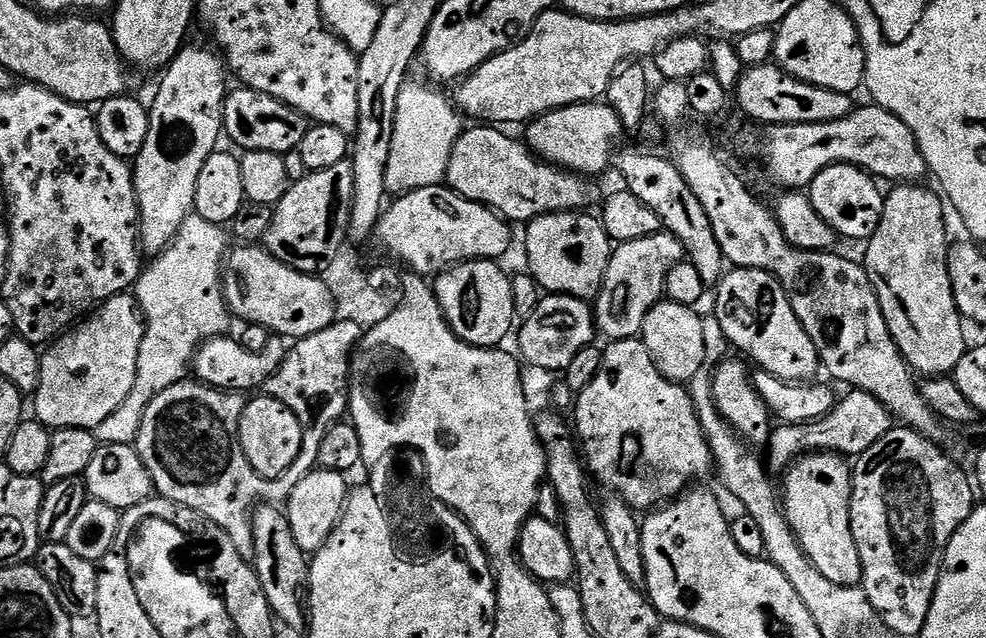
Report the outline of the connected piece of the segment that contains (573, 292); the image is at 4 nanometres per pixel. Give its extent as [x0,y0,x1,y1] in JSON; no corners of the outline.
[524,212,614,301]

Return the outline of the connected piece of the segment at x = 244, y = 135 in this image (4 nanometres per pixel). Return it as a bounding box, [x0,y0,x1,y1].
[223,87,310,155]

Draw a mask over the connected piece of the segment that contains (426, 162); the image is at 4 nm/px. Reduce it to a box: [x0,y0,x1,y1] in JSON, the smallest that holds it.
[385,78,466,198]

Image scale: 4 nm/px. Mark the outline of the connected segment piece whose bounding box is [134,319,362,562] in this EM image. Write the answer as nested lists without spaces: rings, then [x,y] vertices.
[[[337,319],[336,323],[326,326],[318,334],[310,334],[306,338],[295,341],[287,349],[280,369],[264,383],[263,391],[269,396],[276,396],[286,406],[294,410],[300,426],[304,428],[302,448],[292,466],[288,468],[281,480],[264,480],[257,470],[250,466],[246,454],[239,444],[239,416],[246,403],[245,393],[225,392],[223,388],[211,388],[195,379],[188,378],[183,382],[170,386],[170,390],[162,390],[150,406],[146,406],[146,414],[142,418],[140,433],[134,445],[142,458],[146,470],[152,479],[152,487],[163,499],[173,500],[176,504],[186,506],[198,514],[202,514],[214,526],[218,526],[234,542],[234,550],[242,554],[246,561],[254,561],[254,534],[252,533],[252,513],[256,511],[258,502],[268,502],[275,492],[287,494],[306,478],[318,465],[318,446],[322,446],[322,438],[326,438],[326,430],[341,419],[340,416],[349,411],[348,406],[348,370],[352,366],[352,353],[356,351],[362,329],[357,323]]]

